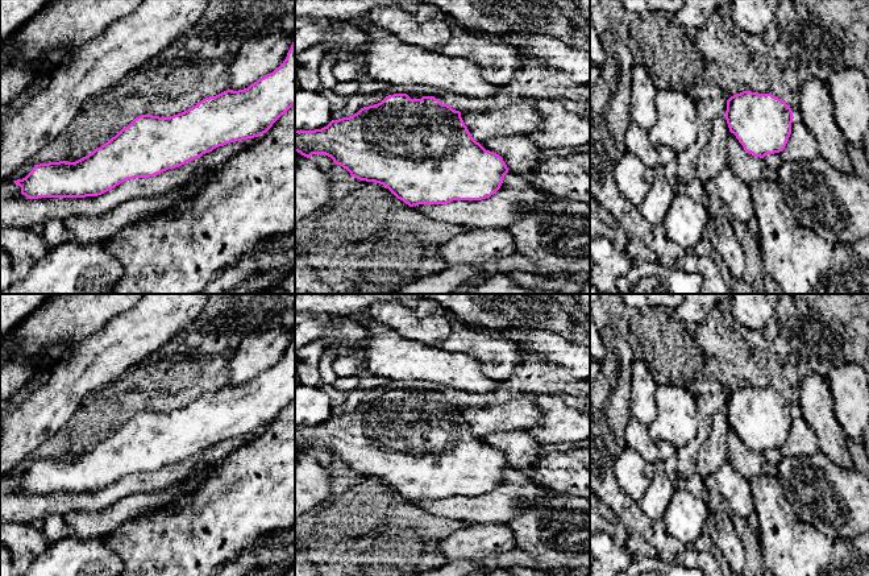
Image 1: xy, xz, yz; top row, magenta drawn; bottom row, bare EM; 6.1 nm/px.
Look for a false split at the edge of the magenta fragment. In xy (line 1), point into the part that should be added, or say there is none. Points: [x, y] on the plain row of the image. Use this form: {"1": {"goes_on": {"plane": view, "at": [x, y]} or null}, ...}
{"1": {"goes_on": null}}

